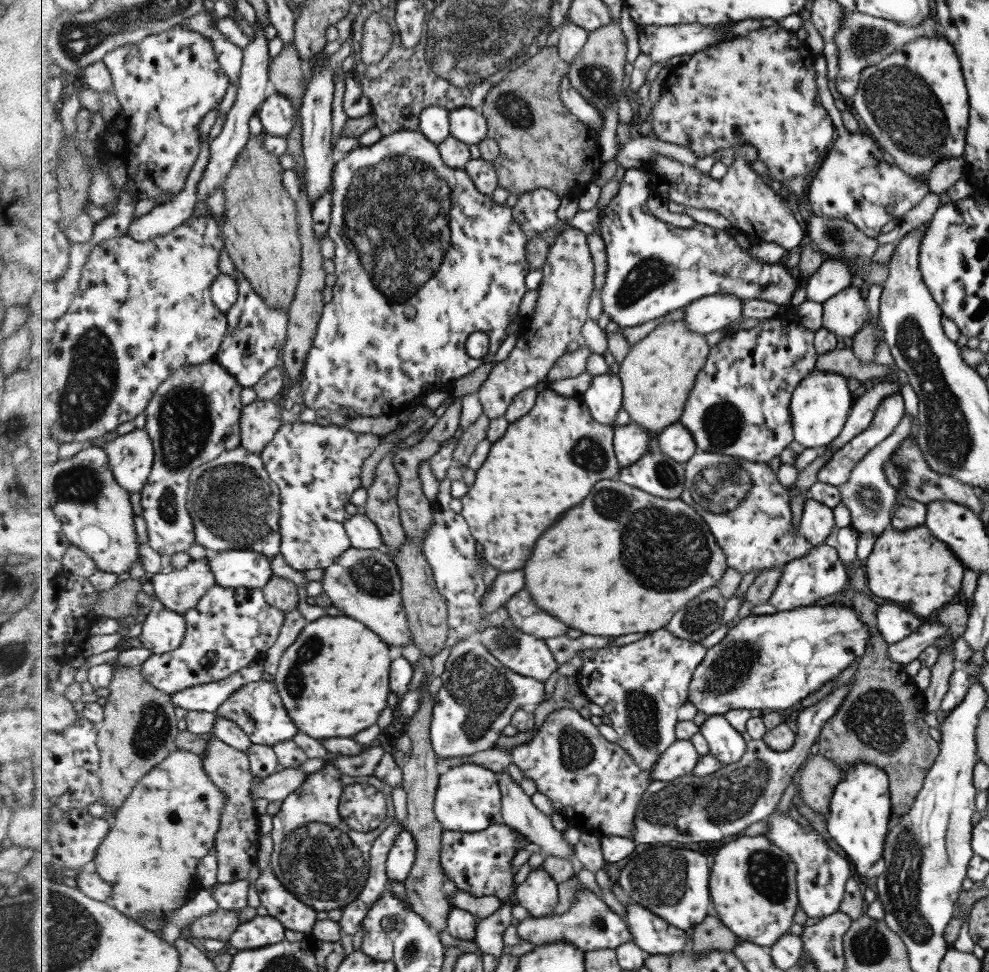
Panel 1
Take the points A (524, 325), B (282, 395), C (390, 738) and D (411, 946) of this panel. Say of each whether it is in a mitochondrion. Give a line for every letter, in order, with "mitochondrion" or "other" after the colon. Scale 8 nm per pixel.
A: other
B: other
C: other
D: mitochondrion

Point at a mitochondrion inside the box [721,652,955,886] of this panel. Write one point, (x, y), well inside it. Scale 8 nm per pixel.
(876, 717)

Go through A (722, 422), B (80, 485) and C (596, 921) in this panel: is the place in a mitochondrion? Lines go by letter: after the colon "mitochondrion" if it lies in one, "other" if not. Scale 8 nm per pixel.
A: mitochondrion
B: mitochondrion
C: mitochondrion

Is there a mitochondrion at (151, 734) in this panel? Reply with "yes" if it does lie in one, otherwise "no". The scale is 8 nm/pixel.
yes

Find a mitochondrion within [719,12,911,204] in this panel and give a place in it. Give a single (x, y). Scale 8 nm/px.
(867, 42)

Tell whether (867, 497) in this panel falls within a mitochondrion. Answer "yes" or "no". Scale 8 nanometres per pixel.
yes

